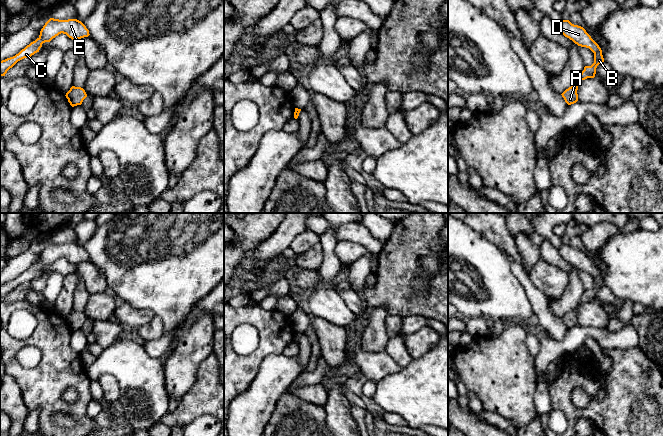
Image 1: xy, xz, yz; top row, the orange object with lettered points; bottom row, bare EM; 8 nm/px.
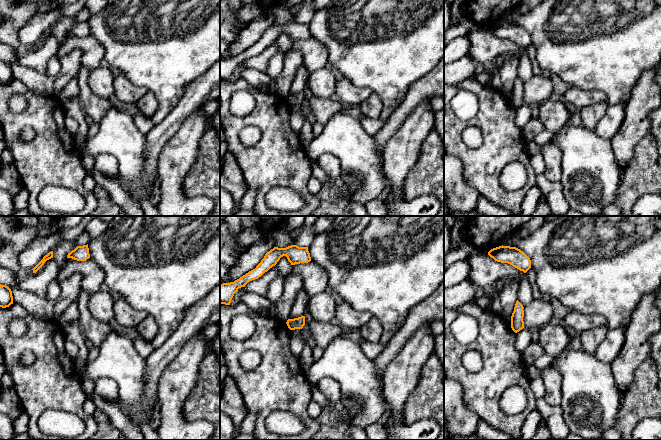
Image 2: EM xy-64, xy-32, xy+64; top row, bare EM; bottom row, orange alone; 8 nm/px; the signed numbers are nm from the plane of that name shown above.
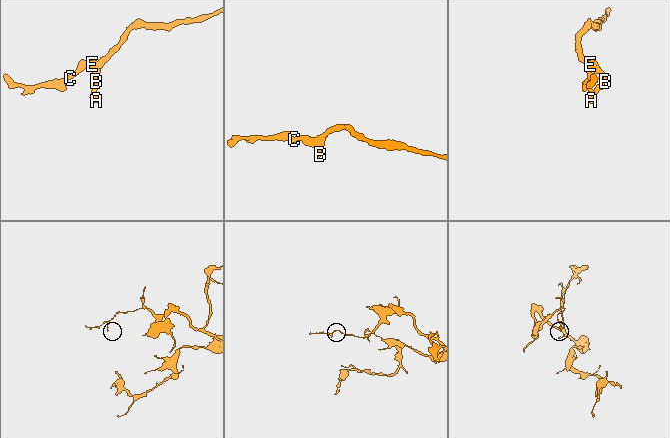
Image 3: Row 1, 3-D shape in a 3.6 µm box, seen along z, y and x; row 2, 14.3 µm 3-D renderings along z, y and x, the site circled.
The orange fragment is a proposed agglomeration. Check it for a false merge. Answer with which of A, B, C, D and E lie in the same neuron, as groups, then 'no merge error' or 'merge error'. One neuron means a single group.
A B C D E; no merge error

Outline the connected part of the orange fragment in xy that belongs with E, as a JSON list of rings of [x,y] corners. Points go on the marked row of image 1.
[[[50,18],[41,29],[40,35],[35,41],[31,42],[15,56],[0,61],[0,76],[5,76],[7,71],[18,61],[30,58],[39,52],[43,43],[50,42],[61,33],[66,34],[75,41],[90,35],[86,26],[77,19],[59,20]]]

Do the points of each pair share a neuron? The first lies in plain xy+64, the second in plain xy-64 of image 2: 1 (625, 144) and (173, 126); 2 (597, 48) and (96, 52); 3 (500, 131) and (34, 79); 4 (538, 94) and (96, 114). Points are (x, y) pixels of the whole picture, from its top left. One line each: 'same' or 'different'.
1: different
2: different
3: different
4: different

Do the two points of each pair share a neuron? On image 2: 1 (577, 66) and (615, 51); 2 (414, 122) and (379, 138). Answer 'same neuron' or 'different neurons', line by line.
1: same neuron
2: different neurons

